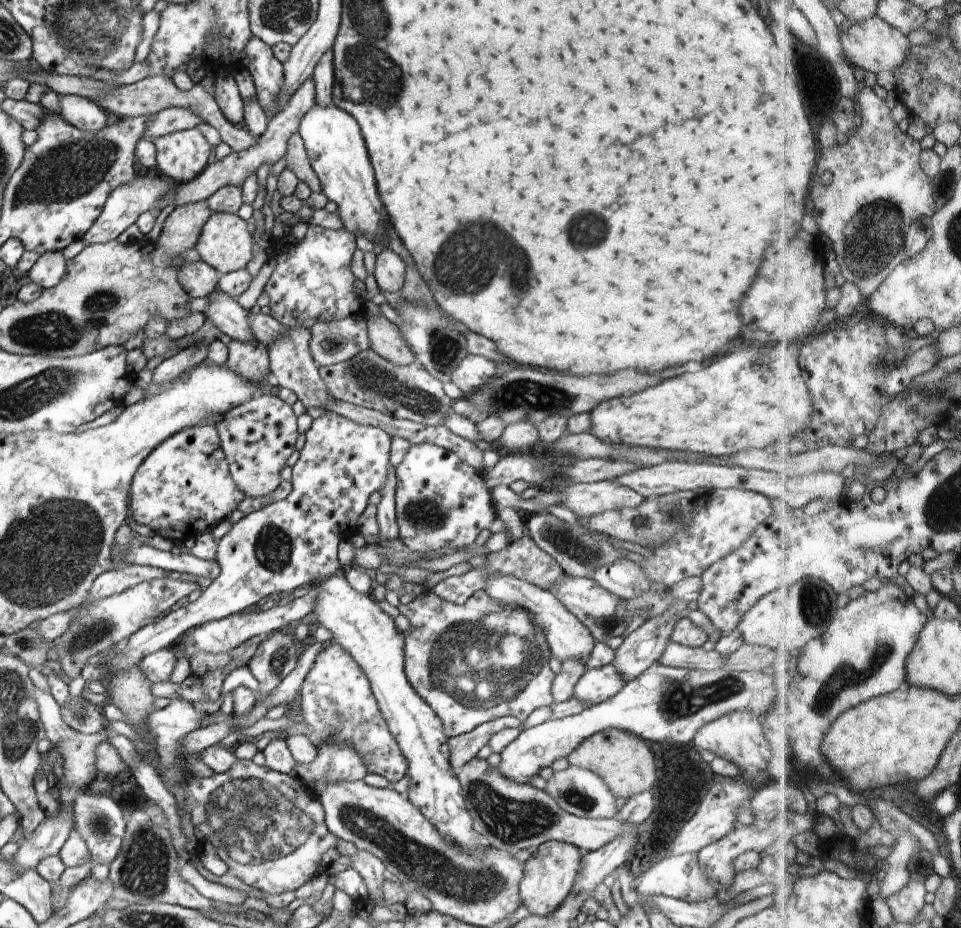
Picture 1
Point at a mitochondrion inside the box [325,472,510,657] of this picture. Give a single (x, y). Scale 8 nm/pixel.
(423, 514)

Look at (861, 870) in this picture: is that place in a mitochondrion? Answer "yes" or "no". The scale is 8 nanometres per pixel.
no

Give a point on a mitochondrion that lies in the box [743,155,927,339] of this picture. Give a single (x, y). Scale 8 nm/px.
(873, 238)

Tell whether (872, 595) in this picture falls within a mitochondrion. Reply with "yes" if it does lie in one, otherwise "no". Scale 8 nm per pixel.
no

